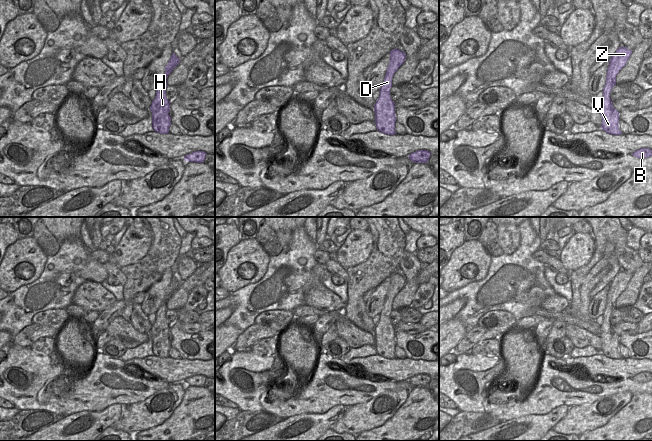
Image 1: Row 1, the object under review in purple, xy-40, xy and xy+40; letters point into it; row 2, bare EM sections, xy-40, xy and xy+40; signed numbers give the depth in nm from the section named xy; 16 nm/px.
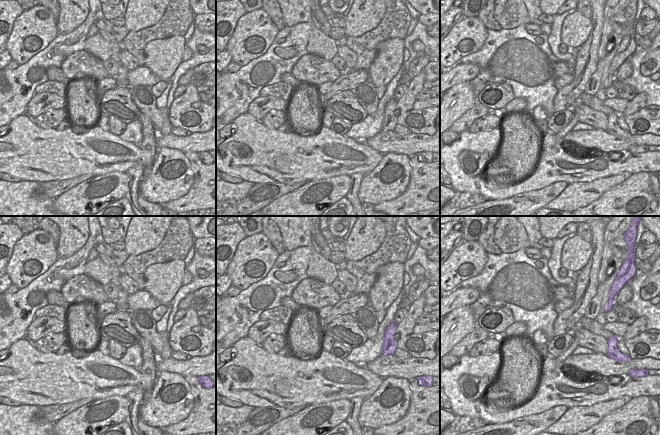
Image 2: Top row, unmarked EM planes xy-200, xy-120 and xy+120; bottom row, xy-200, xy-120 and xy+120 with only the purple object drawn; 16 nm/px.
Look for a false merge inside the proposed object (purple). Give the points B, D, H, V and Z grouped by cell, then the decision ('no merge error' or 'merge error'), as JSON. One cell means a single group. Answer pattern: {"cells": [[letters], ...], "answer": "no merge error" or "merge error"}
{"cells": [["B", "D", "H", "V", "Z"]], "answer": "no merge error"}

